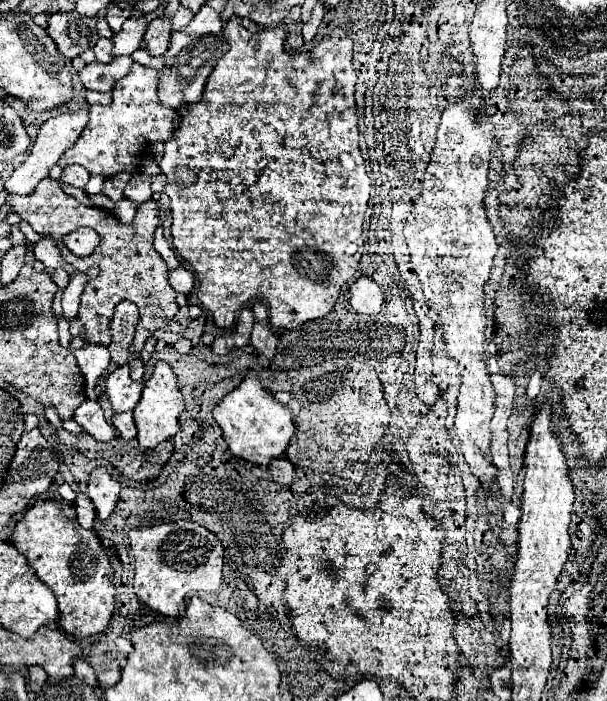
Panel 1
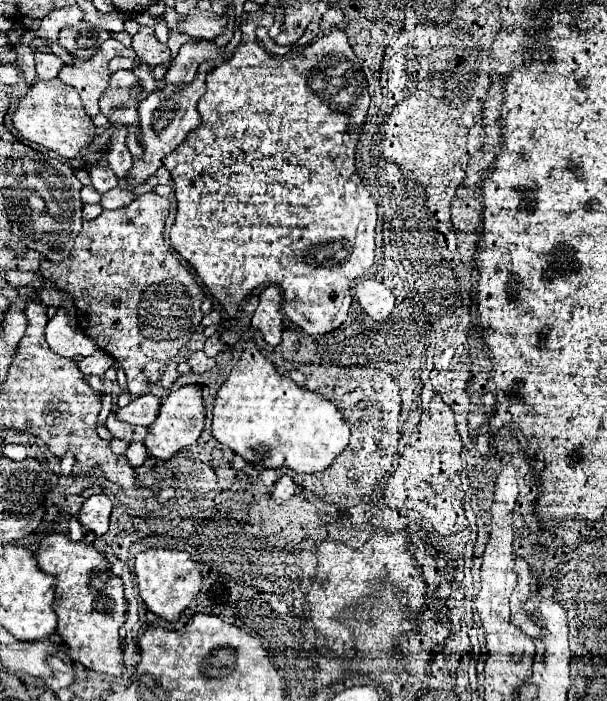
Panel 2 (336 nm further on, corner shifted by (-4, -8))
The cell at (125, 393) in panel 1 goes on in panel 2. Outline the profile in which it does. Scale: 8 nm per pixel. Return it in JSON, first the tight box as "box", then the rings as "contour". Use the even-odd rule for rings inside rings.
{"box":[115,394,161,426],"contour":[[[143,394],[143,396],[133,398],[125,408],[119,408],[115,414],[119,416],[119,420],[127,424],[149,426],[157,418],[159,406],[161,406],[161,398],[153,394]]]}

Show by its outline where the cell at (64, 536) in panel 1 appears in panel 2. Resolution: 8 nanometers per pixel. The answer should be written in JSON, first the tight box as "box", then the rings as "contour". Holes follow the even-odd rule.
{"box":[37,532,125,676],"contour":[[[53,532],[43,538],[43,542],[37,550],[37,564],[45,574],[51,574],[57,578],[53,610],[59,620],[57,632],[61,634],[71,660],[81,662],[85,668],[95,670],[95,672],[121,676],[123,674],[123,650],[121,650],[121,638],[119,638],[117,630],[125,622],[125,618],[123,618],[125,596],[123,596],[123,580],[113,574],[111,562],[101,552],[97,552],[91,544],[87,544],[85,540],[73,542],[73,540],[69,540],[67,534]]]}

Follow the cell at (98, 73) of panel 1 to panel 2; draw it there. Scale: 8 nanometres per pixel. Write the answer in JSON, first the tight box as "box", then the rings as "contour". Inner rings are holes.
{"box":[59,38,137,118],"contour":[[[109,38],[91,60],[73,60],[73,64],[63,66],[63,70],[59,72],[59,78],[81,94],[85,112],[91,118],[99,114],[99,96],[107,90],[107,80],[111,78],[107,64],[116,56],[135,59],[137,55],[131,47],[127,48],[121,42]]]}

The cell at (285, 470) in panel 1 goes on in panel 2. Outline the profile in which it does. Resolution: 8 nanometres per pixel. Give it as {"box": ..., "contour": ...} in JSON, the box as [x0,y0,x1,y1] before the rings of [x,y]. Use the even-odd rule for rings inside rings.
{"box":[273,476,295,504],"contour":[[[281,476],[277,482],[275,482],[275,488],[273,488],[273,500],[277,504],[281,502],[287,502],[291,496],[295,494],[295,482],[291,480],[291,476]]]}

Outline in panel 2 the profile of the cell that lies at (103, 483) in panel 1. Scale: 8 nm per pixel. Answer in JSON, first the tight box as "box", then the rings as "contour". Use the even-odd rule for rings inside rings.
{"box":[77,494,113,536],"contour":[[[95,494],[83,502],[77,518],[85,530],[95,532],[97,536],[103,536],[109,528],[111,508],[113,508],[113,504],[105,494]]]}

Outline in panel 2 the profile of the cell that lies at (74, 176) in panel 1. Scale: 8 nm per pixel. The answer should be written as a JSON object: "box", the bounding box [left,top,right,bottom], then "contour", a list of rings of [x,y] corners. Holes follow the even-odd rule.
{"box":[89,166,117,194],"contour":[[[95,166],[95,168],[89,170],[89,176],[91,176],[91,186],[99,194],[105,194],[107,190],[111,190],[111,188],[117,186],[117,176],[113,174],[113,170],[109,166],[105,166],[105,168]]]}

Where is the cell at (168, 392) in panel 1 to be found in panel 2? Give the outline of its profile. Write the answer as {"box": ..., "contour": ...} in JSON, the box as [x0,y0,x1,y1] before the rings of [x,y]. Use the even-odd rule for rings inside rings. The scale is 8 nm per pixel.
{"box":[143,386,205,460],"contour":[[[179,386],[179,388],[173,388],[173,392],[163,400],[159,408],[159,416],[149,426],[149,434],[145,436],[143,444],[147,446],[147,452],[151,456],[159,460],[169,460],[181,448],[191,446],[201,436],[203,426],[205,426],[205,412],[203,412],[201,392],[195,386]]]}

